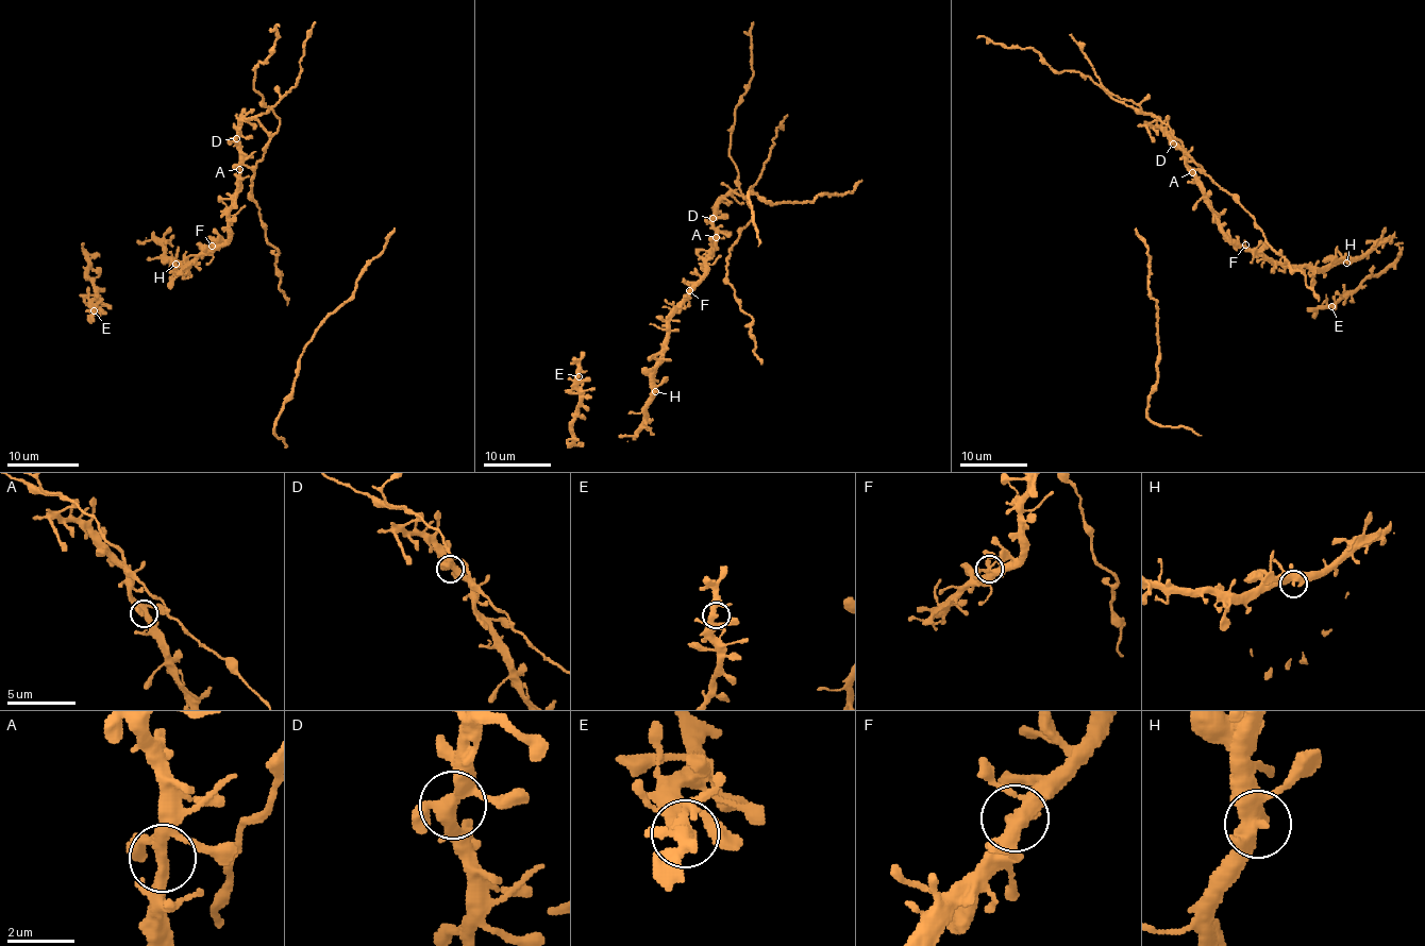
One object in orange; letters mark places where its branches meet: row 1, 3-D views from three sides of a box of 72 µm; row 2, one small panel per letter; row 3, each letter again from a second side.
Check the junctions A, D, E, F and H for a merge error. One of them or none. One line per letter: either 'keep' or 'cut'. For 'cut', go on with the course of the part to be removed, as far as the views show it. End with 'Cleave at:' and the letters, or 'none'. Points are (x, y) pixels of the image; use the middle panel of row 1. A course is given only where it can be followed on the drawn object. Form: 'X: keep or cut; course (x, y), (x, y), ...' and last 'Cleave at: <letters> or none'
A: keep
D: keep
E: keep
F: keep
H: keep
Cleave at: none

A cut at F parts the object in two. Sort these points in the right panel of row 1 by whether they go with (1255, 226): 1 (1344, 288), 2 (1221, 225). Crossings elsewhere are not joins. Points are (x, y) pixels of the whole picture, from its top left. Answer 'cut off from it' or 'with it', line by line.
1: cut off from it
2: cut off from it

